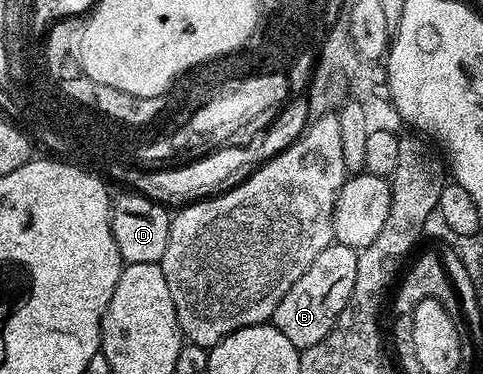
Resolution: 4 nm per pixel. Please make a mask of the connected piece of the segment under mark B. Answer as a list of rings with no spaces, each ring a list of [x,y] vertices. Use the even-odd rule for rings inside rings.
[[[337,241],[331,243],[324,253],[320,253],[320,257],[316,257],[316,261],[312,261],[308,273],[304,273],[304,277],[300,277],[288,293],[284,293],[284,301],[280,301],[274,310],[273,327],[280,329],[280,333],[284,333],[284,337],[288,337],[288,341],[299,349],[324,341],[352,297],[357,260],[358,251],[355,248]]]

